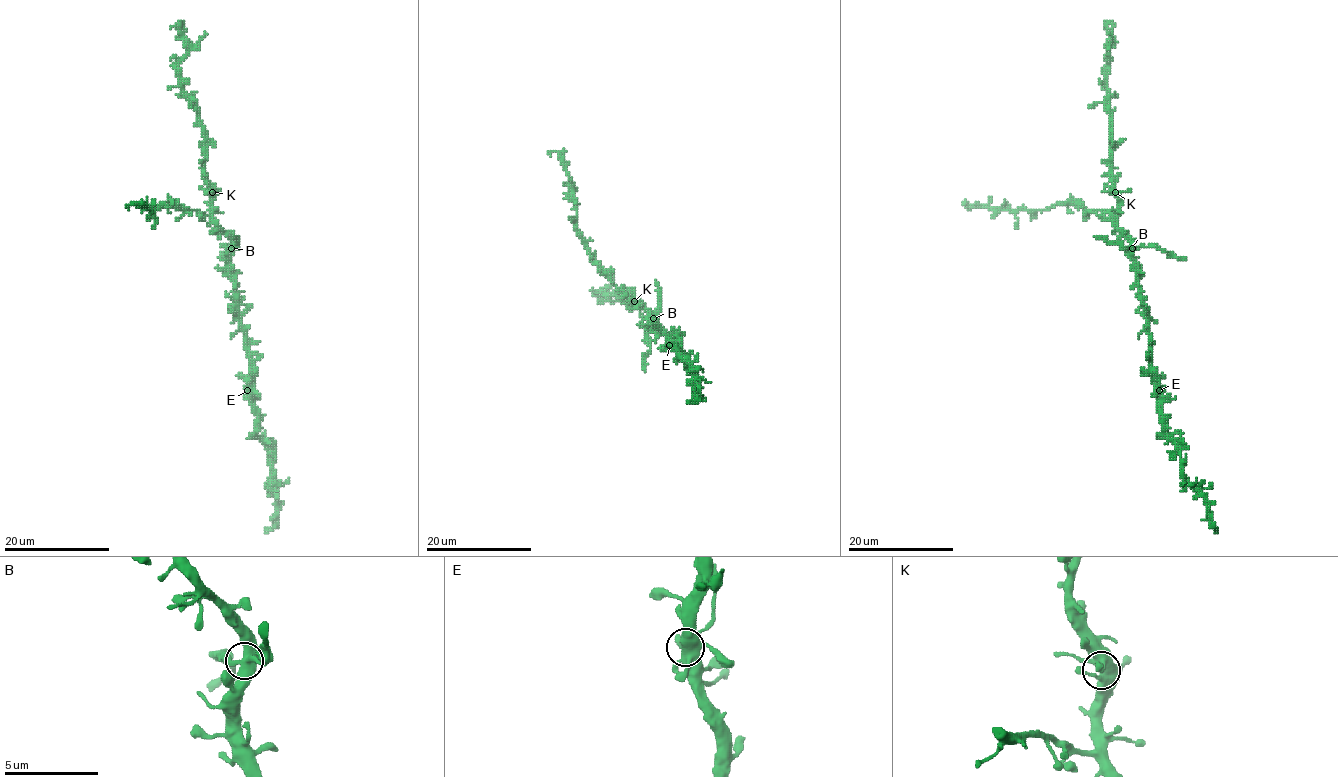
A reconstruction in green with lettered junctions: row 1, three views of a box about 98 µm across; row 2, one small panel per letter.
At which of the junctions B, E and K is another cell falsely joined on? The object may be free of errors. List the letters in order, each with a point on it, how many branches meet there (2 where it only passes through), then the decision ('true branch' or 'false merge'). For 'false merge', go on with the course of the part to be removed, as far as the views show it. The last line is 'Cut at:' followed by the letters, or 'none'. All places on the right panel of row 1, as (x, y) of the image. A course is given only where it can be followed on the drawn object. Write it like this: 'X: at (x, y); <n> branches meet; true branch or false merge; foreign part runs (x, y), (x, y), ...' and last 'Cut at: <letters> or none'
B: at (1132, 248); 5 branches meet; false merge; foreign part runs (1131, 247), (1157, 247), (1185, 259)
E: at (1159, 390); 5 branches meet; true branch
K: at (1115, 192); 5 branches meet; true branch
Cut at: B

